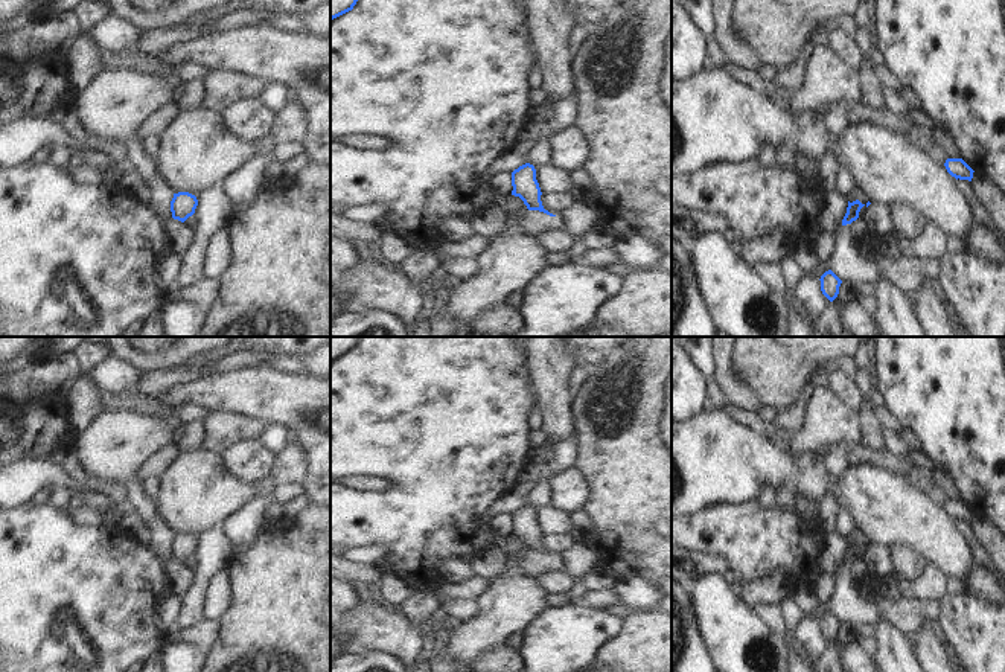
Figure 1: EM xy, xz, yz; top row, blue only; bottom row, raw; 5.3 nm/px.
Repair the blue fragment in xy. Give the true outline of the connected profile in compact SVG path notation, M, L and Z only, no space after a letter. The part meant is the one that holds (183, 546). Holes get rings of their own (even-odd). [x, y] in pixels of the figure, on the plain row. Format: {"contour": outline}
{"contour": "M189 533L174 535L174 539L171 542L172 559L184 564L189 558L195 555L196 547L198 541L195 536Z"}

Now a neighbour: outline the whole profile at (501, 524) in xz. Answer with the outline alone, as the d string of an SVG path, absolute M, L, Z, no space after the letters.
M499 514L490 521L490 532L496 533L501 538L512 535L512 514Z

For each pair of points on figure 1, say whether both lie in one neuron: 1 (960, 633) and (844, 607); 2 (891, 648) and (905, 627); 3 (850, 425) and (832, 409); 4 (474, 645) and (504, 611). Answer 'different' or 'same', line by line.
1: same
2: different
3: same
4: same

